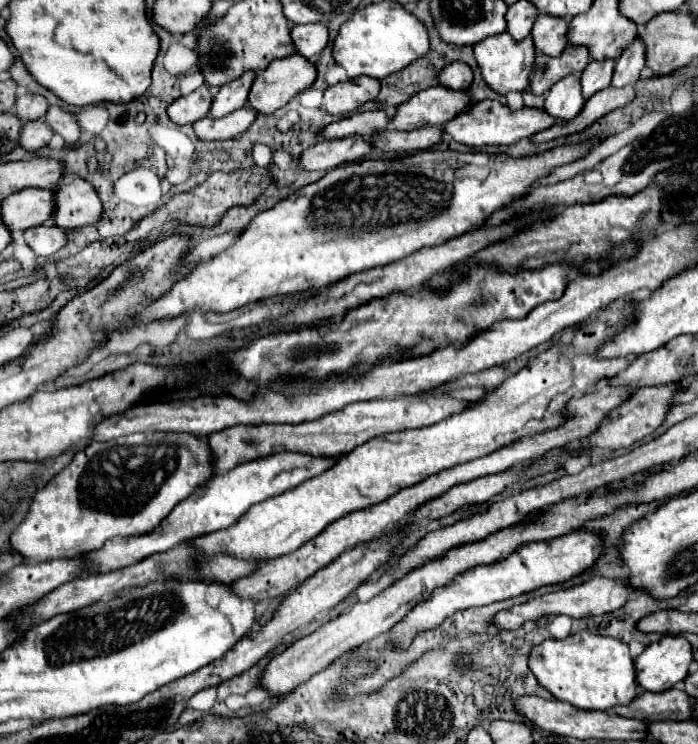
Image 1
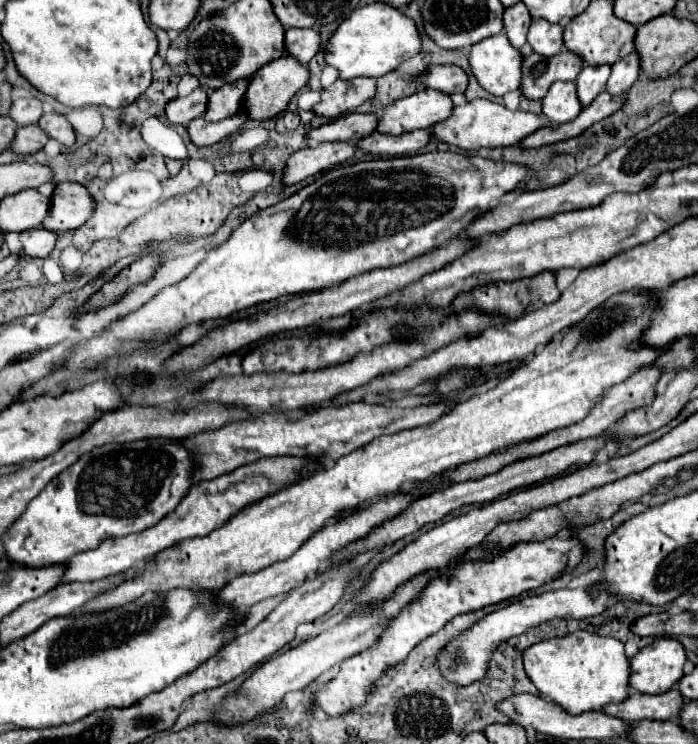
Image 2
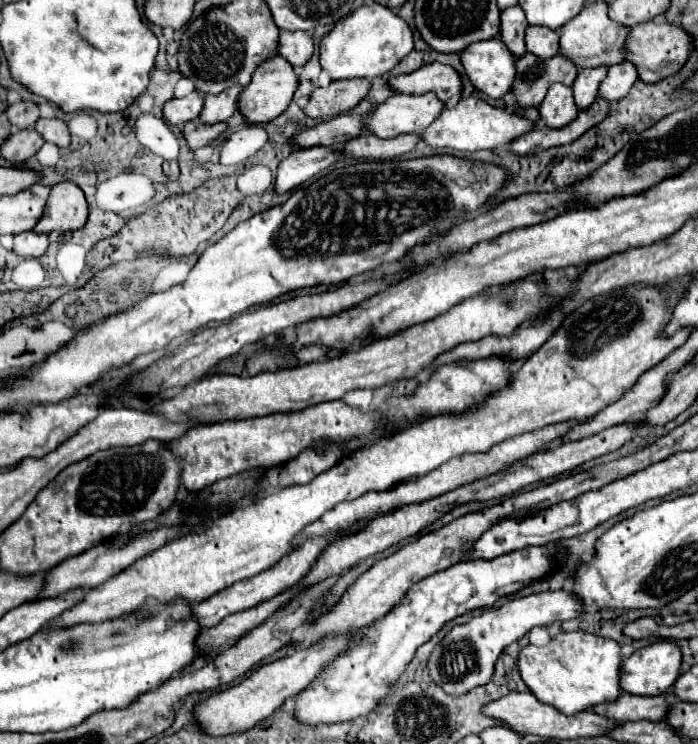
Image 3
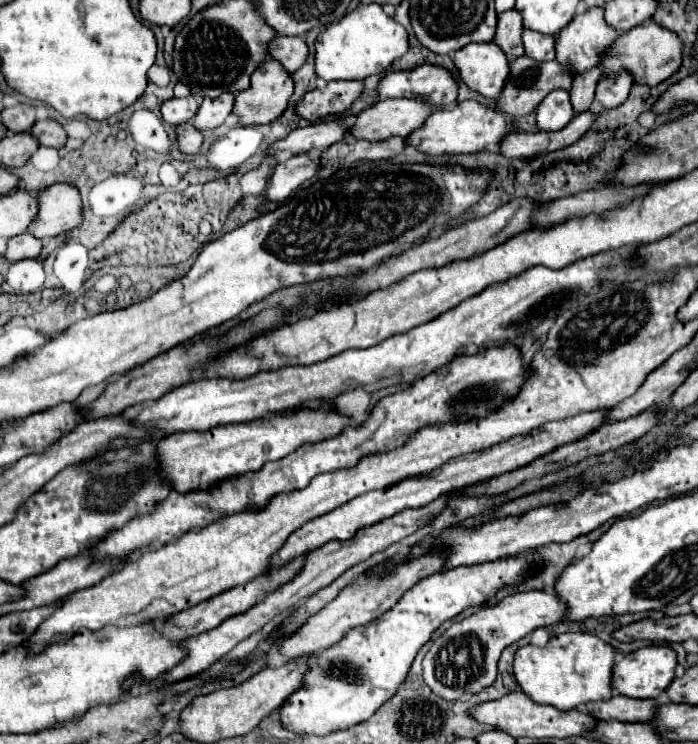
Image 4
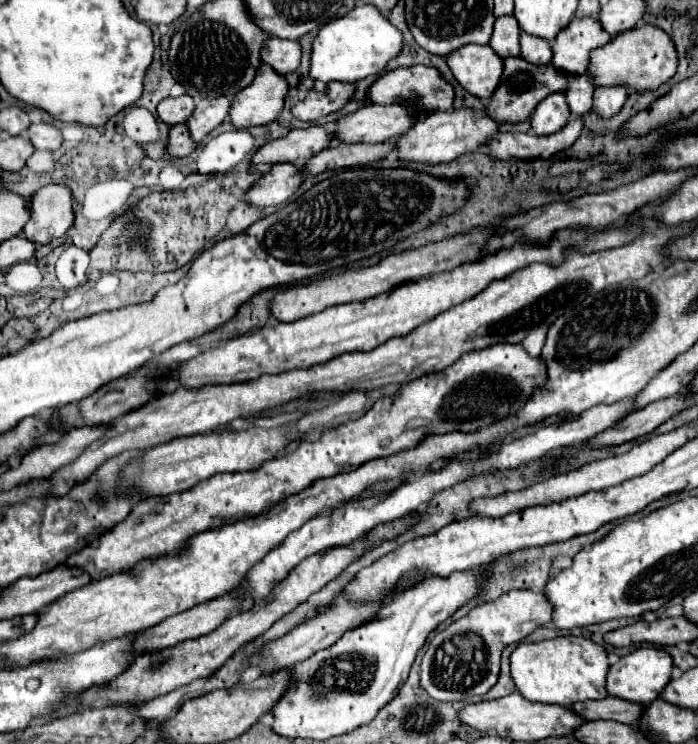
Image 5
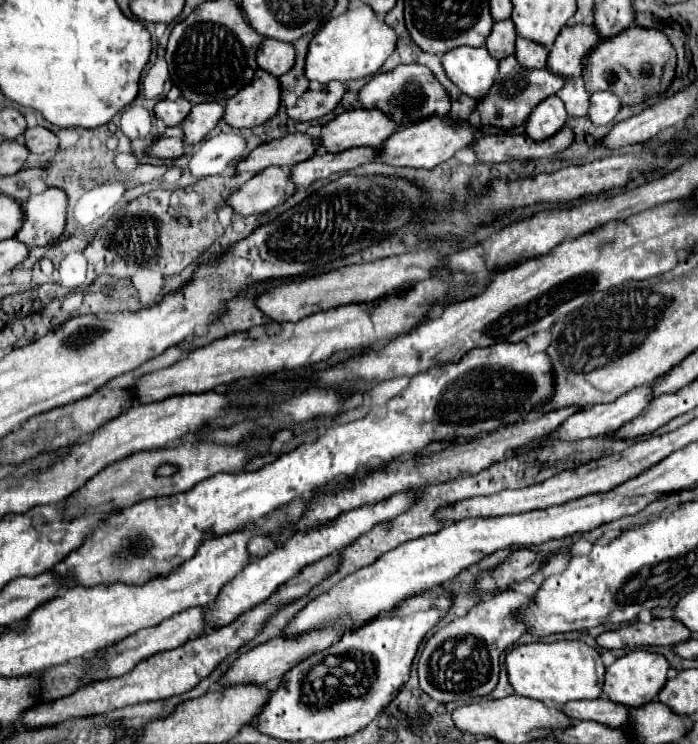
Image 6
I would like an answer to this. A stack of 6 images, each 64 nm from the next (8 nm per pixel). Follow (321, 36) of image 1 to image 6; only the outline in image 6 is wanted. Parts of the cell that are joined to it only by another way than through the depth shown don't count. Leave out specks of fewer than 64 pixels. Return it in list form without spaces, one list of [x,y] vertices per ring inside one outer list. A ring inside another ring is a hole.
[[[264,38],[256,60],[258,60],[260,68],[268,70],[274,76],[282,76],[294,66],[296,50],[294,50],[294,44],[284,44],[280,40]]]

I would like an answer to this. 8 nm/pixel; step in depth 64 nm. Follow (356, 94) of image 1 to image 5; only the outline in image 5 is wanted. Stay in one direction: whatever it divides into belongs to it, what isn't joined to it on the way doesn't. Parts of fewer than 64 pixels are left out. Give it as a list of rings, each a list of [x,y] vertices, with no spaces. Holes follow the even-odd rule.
[[[330,82],[322,92],[310,90],[294,108],[292,114],[298,120],[304,122],[314,122],[322,116],[328,116],[332,112],[338,112],[344,108],[346,102],[352,100],[356,90],[356,84],[340,84],[340,82]]]

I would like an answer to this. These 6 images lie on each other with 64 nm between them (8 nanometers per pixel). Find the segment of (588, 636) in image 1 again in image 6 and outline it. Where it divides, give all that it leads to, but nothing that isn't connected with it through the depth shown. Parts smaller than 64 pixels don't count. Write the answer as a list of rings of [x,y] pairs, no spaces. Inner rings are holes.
[[[582,640],[520,644],[508,652],[506,668],[516,694],[554,706],[564,706],[570,700],[600,698],[606,672],[606,666],[602,664],[596,648],[584,644]]]

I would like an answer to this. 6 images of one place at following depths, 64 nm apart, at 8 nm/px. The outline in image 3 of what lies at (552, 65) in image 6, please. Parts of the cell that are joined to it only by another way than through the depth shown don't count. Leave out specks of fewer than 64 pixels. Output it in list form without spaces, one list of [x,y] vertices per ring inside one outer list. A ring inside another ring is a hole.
[[[594,2],[588,4],[580,16],[574,16],[568,24],[564,24],[564,28],[560,28],[560,54],[570,58],[578,68],[612,66],[626,60],[624,38],[628,38],[628,32],[628,28],[608,18],[606,2]]]

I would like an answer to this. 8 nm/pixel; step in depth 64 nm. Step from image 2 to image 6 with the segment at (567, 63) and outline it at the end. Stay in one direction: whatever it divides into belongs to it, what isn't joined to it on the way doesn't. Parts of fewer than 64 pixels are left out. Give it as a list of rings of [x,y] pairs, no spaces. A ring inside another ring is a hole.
[[[508,56],[500,60],[500,72],[496,76],[494,86],[490,92],[478,102],[478,114],[480,122],[484,126],[498,126],[498,128],[514,128],[526,122],[530,112],[548,96],[554,96],[564,86],[564,78],[552,74],[548,68],[542,70],[530,70],[524,68],[514,56]]]

